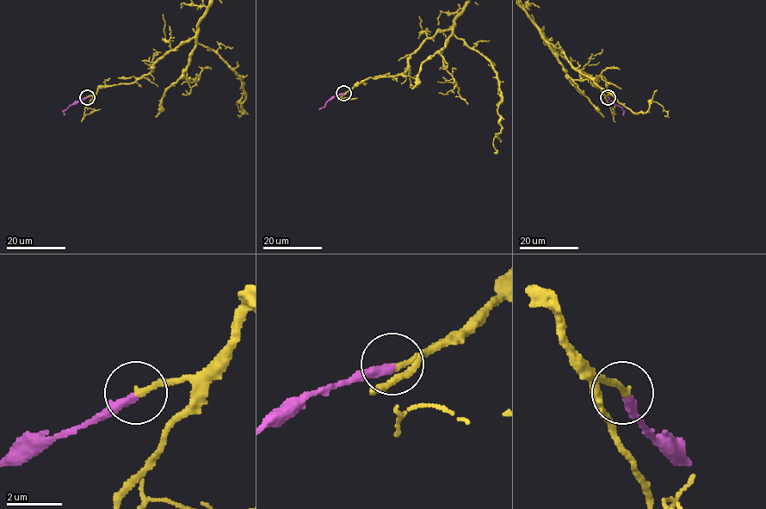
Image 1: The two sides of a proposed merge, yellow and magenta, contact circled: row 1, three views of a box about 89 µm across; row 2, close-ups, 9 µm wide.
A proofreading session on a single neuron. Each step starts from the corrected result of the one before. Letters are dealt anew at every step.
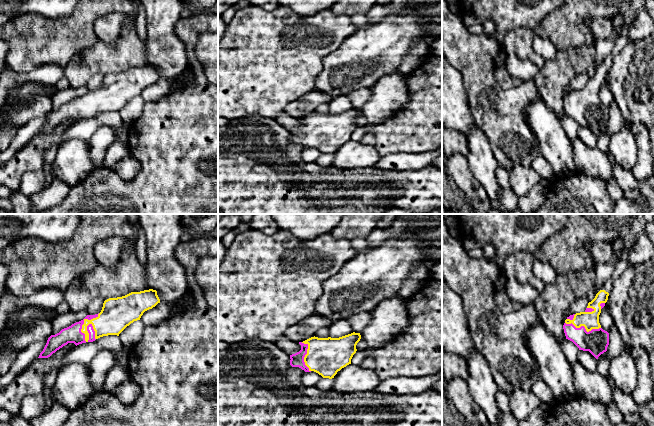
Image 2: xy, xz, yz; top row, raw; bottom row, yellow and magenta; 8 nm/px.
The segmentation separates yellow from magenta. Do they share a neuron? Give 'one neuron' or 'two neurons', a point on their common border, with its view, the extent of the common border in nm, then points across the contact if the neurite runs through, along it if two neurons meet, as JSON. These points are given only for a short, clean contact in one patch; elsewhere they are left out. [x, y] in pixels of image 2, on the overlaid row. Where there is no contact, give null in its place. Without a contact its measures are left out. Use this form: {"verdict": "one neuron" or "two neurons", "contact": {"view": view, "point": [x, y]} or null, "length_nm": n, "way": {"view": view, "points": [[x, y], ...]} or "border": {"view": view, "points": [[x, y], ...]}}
{"verdict": "one neuron", "contact": {"view": "xy", "point": [84, 323]}, "length_nm": 260}

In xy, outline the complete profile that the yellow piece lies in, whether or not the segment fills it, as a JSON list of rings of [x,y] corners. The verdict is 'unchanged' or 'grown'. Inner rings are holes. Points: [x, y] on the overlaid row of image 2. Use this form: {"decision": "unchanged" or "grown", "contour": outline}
{"decision": "grown", "contour": [[[153,289],[131,292],[125,296],[104,301],[100,313],[87,315],[83,320],[51,335],[38,358],[48,358],[57,350],[74,343],[76,346],[96,339],[119,334],[143,313],[160,303],[157,291]]]}

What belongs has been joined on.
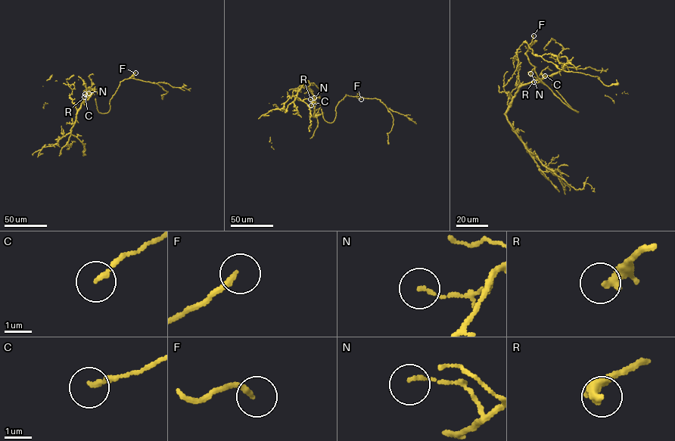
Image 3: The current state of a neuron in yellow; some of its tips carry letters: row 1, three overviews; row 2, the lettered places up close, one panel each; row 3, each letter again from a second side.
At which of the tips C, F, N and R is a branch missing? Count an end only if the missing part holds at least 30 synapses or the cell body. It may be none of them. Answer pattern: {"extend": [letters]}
{"extend": ["R"]}

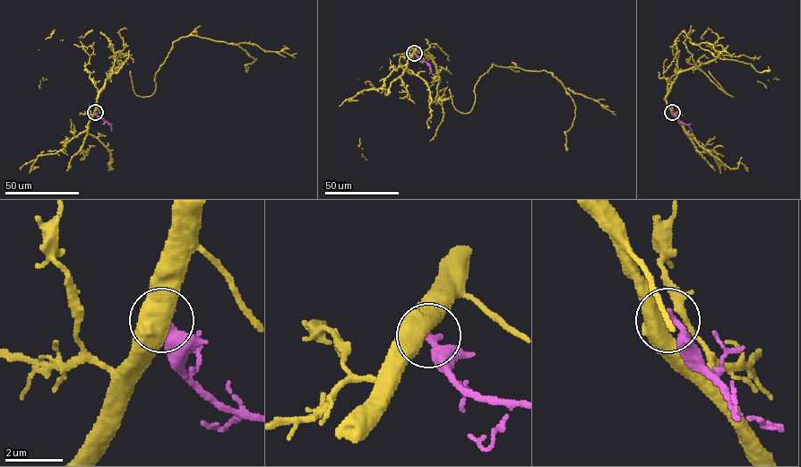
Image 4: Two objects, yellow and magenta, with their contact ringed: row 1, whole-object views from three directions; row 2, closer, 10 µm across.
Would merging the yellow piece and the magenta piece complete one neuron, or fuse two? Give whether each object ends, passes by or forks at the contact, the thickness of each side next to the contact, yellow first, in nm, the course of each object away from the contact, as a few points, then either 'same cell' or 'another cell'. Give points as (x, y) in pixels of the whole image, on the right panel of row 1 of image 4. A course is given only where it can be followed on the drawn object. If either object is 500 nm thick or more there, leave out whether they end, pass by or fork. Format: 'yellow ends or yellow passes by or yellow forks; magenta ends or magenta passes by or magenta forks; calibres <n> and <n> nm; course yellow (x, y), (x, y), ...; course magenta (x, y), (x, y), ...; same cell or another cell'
calibres 550 and 280 nm; course yellow (672, 112), (674, 79), (701, 64), (733, 96), (694, 63), (686, 35), (716, 56), (768, 66); course magenta (672, 112), (692, 131); same cell

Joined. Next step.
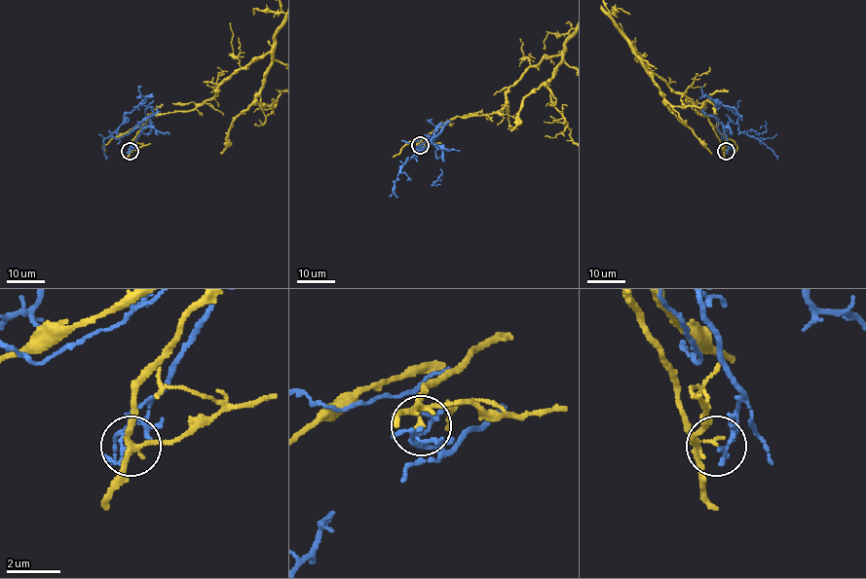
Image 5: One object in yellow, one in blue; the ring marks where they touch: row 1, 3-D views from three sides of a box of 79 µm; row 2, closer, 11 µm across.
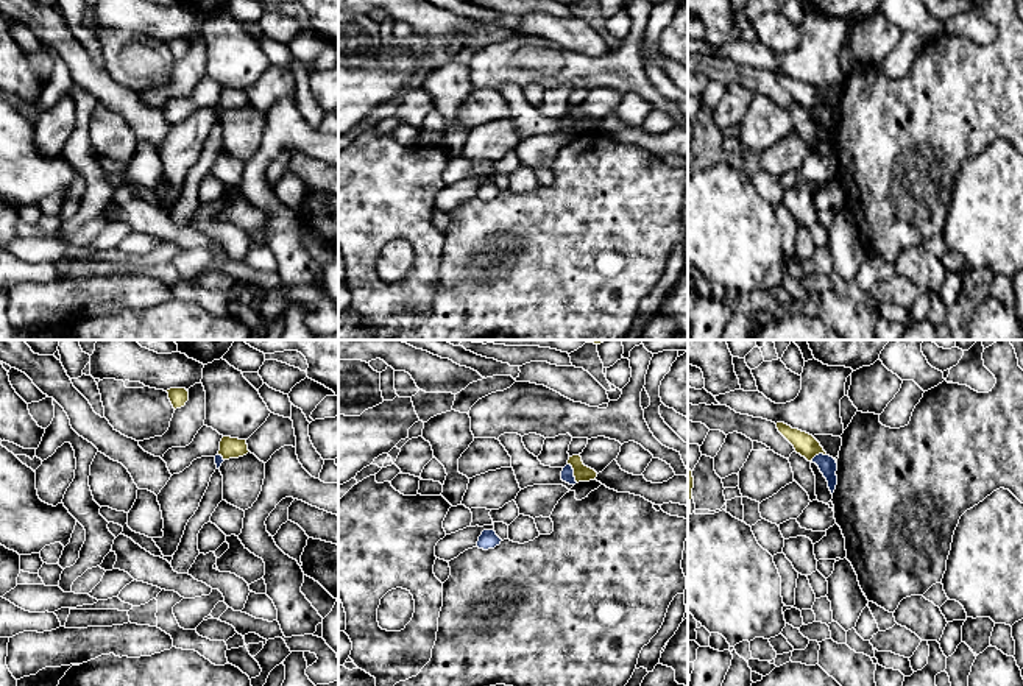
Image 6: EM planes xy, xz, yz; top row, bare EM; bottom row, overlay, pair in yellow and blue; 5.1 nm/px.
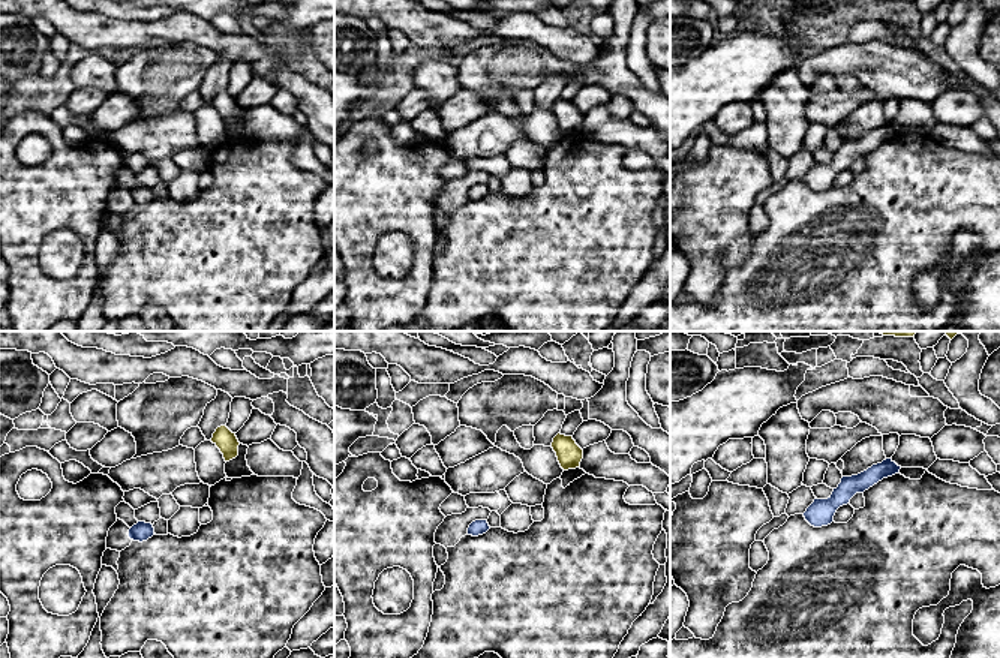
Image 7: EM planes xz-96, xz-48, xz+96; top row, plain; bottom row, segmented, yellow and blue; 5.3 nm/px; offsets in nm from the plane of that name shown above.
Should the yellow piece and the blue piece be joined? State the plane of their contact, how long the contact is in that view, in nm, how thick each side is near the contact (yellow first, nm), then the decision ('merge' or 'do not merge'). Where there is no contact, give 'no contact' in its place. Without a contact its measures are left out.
meets yellow in xz; contact 120 nm long; 90 nm thick on the yellow side, 60 nm on the other; do not merge

